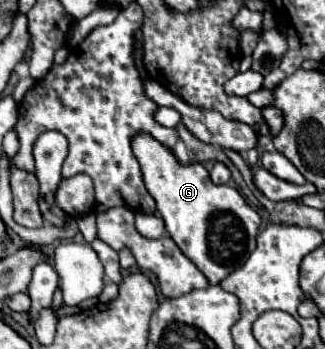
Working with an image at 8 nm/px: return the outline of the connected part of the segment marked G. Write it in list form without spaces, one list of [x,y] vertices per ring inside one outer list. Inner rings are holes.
[[[139,133],[133,139],[133,153],[139,159],[147,191],[157,201],[157,211],[177,247],[205,273],[211,285],[221,283],[233,269],[245,263],[255,249],[261,217],[245,203],[235,187],[215,185],[201,163],[181,165],[175,155],[153,137]]]

